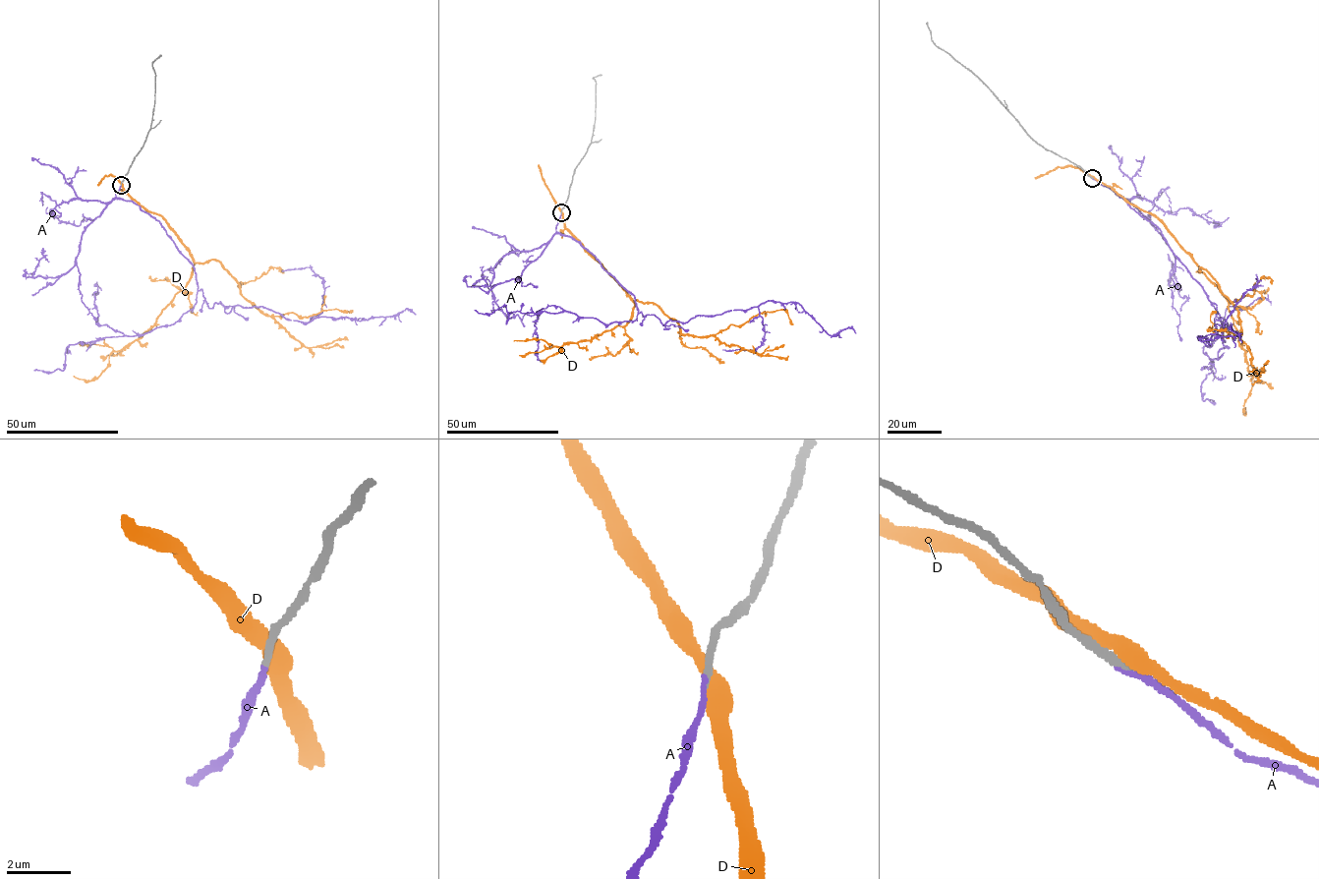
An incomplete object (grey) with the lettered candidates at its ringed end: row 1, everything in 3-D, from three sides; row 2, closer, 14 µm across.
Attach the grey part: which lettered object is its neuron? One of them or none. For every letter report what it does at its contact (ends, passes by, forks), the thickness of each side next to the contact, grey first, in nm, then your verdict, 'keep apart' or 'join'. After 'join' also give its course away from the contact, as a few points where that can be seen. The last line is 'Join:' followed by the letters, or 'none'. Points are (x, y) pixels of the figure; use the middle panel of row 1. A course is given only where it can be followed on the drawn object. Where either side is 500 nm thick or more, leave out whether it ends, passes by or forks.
A: it ends | 240/130 nm | join | via (561, 211), (555, 230), (590, 251), (643, 317), (687, 322), (774, 300), (799, 304), (829, 334), (856, 332)
D: it passes by | 280/460 nm | keep apart
Join: A

